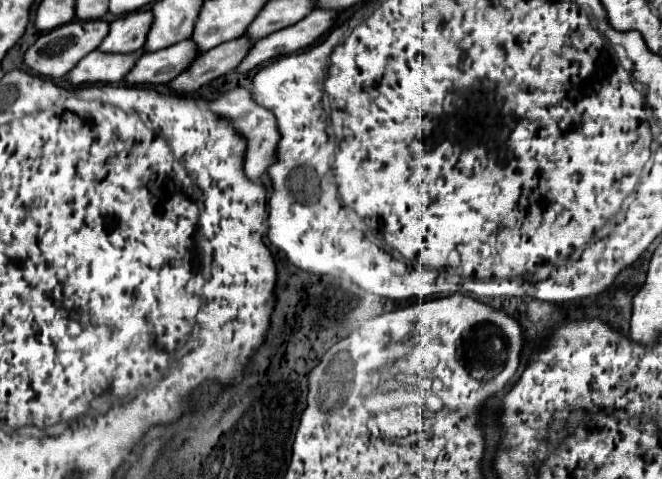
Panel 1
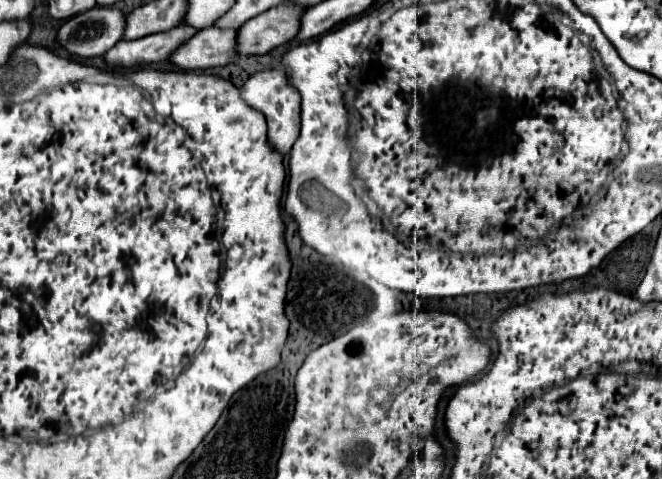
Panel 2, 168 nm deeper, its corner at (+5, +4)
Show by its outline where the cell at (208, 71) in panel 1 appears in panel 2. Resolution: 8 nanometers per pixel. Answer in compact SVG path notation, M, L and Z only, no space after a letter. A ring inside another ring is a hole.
M280 3L278 7L252 17L238 31L238 53L262 55L292 41L294 33L298 33L298 17L302 17L302 11L306 11L306 7L296 3Z

